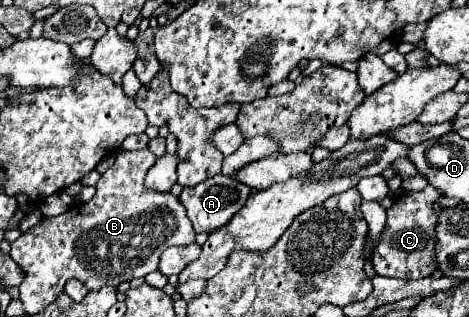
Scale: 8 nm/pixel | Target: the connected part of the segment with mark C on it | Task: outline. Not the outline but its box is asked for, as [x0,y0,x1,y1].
[372,186,444,280]

